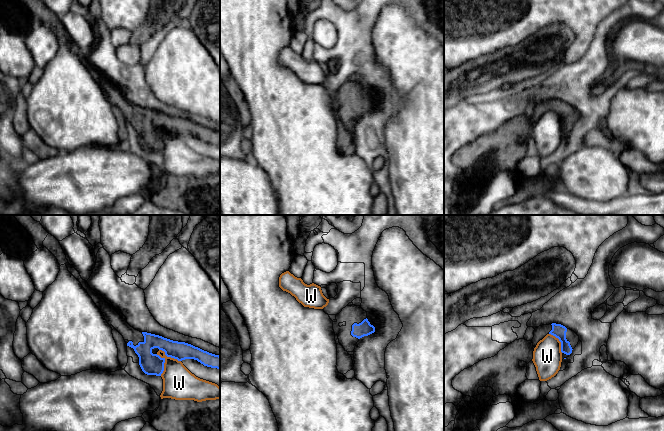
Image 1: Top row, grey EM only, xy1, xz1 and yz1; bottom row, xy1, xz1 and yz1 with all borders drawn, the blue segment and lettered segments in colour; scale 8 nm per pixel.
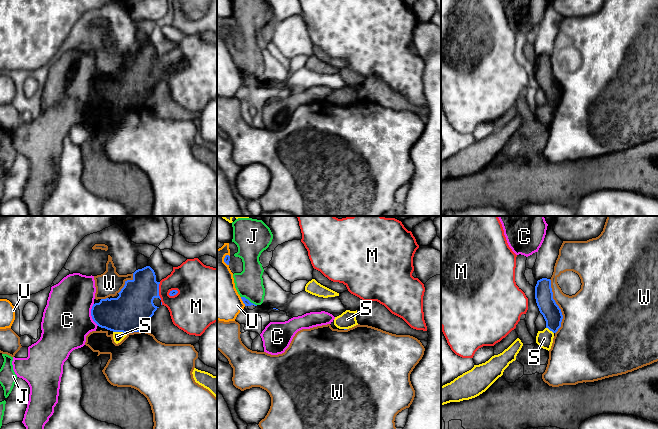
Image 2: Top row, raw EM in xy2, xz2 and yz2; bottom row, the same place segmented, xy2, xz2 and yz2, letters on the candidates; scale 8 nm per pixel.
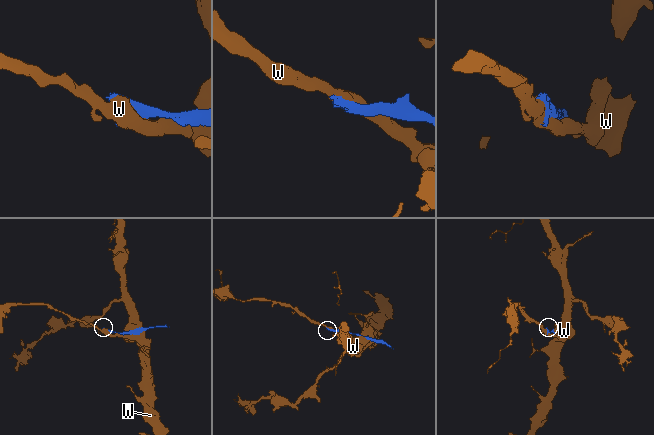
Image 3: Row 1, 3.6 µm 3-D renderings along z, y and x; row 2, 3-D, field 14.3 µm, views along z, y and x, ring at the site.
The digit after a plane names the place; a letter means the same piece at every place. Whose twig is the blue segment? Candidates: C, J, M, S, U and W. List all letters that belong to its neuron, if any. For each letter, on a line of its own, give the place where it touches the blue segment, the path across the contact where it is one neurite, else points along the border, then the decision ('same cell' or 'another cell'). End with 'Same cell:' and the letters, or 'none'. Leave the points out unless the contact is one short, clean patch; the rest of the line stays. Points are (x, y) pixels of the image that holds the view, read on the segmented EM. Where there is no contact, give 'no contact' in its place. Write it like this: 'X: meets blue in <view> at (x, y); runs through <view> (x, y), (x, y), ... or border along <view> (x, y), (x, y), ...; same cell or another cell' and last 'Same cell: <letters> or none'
C: meets blue in xy2 at (91, 314); another cell
J: meets blue in xz2 at (248, 300); border along xz2 (241, 296), (244, 296), (256, 305); another cell
M: meets blue in xy2 at (158, 291); another cell
S: meets blue in xy2 at (120, 331); another cell
U: meets blue in xz2 at (242, 300); another cell
W: meets blue in yz2 at (558, 306); another cell
Same cell: none

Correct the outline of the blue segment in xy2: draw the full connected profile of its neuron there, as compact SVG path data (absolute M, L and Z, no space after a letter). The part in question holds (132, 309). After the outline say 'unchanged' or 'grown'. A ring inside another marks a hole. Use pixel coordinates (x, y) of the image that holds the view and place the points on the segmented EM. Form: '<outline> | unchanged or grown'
M150 266L138 269L133 279L125 281L117 298L101 299L91 309L93 321L101 328L113 332L133 333L143 326L159 308L153 300L160 298L159 284Z | unchanged

